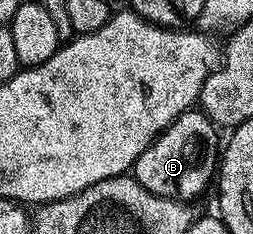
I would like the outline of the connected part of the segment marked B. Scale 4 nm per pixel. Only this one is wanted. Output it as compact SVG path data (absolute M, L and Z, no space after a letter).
M200 109L185 111L154 140L152 146L148 146L137 157L137 163L131 171L132 177L143 188L164 198L192 198L208 180L210 183L216 169L219 156L217 133L218 127Z

